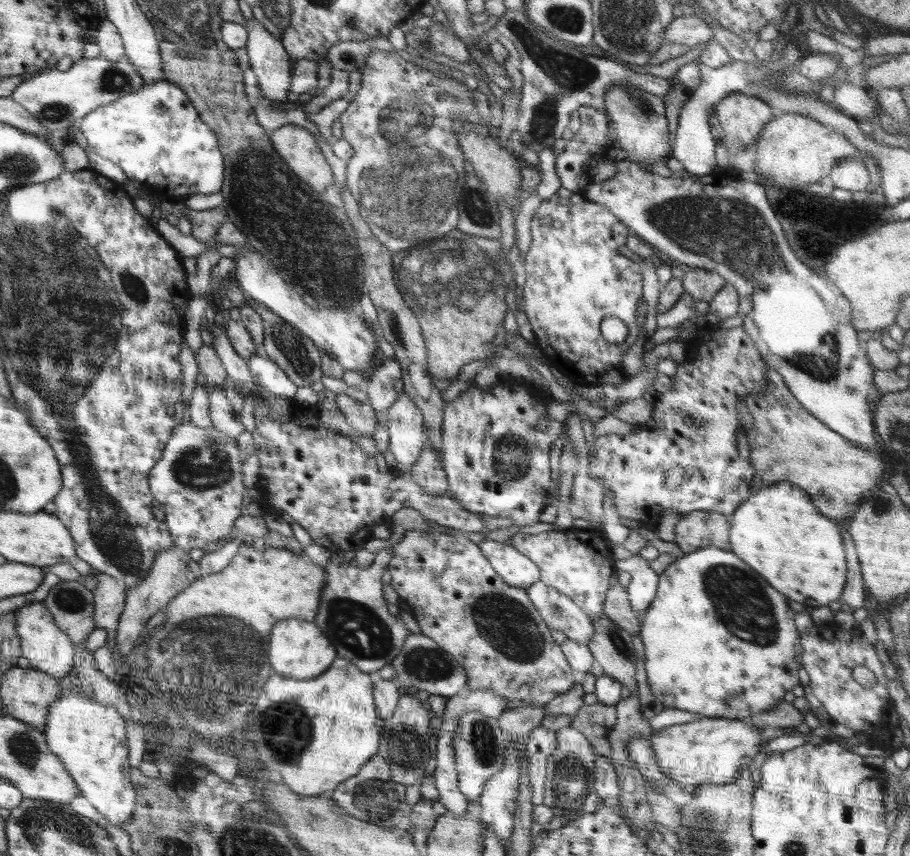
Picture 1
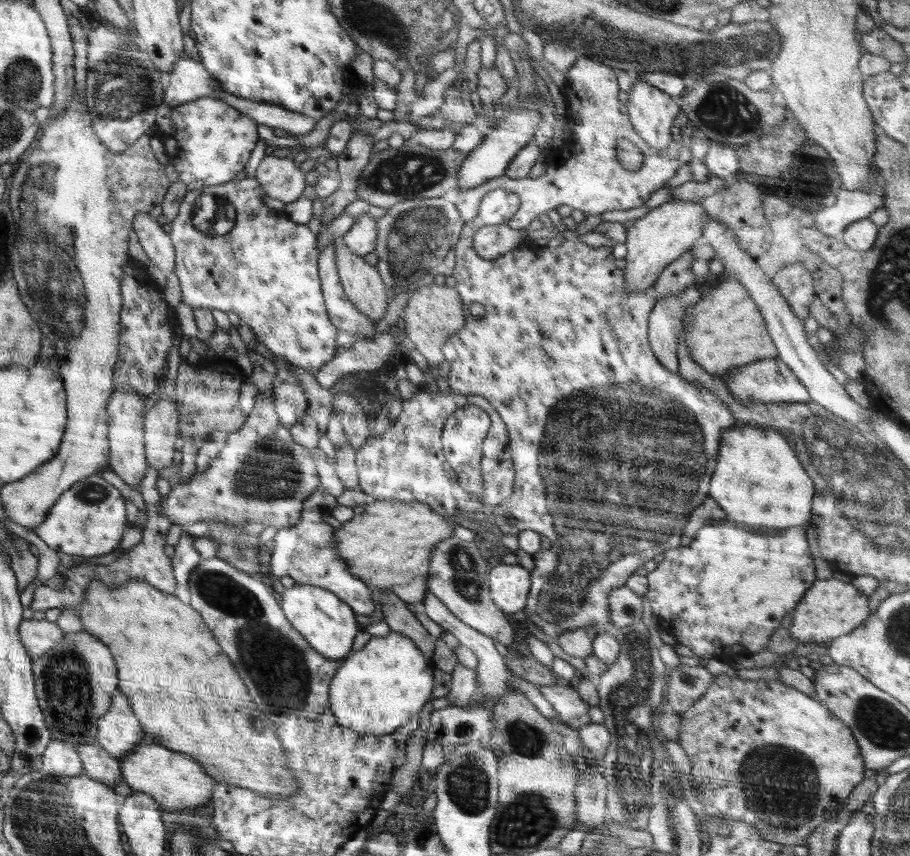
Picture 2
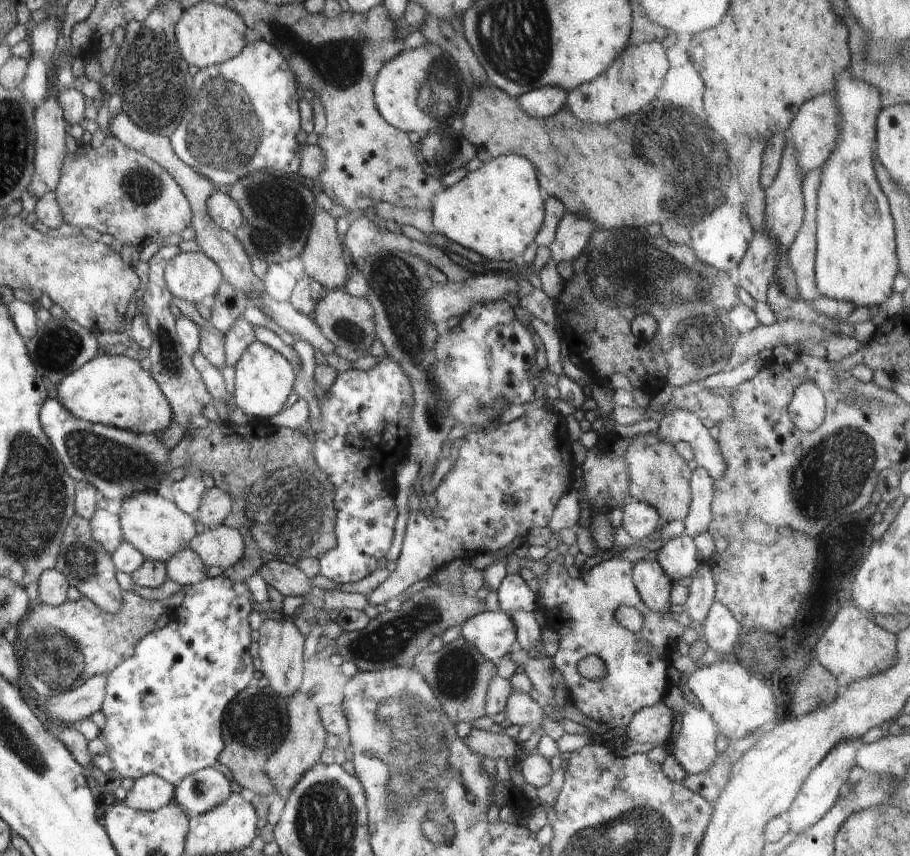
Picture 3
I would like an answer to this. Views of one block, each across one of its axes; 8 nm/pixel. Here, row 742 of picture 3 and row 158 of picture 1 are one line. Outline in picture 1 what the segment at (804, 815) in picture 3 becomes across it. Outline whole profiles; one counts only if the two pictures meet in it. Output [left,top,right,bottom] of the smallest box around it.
[828,154,869,192]

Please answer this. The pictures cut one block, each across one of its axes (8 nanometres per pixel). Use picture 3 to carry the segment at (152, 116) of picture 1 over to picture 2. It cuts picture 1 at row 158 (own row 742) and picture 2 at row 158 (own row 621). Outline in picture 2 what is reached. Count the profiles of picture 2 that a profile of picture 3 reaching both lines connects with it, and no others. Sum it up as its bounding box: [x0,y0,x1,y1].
[153,98,261,191]

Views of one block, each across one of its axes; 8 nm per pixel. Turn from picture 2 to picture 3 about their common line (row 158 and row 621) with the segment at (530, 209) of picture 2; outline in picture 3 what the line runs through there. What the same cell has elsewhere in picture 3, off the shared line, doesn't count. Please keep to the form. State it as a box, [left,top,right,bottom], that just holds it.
[537,555,690,729]

